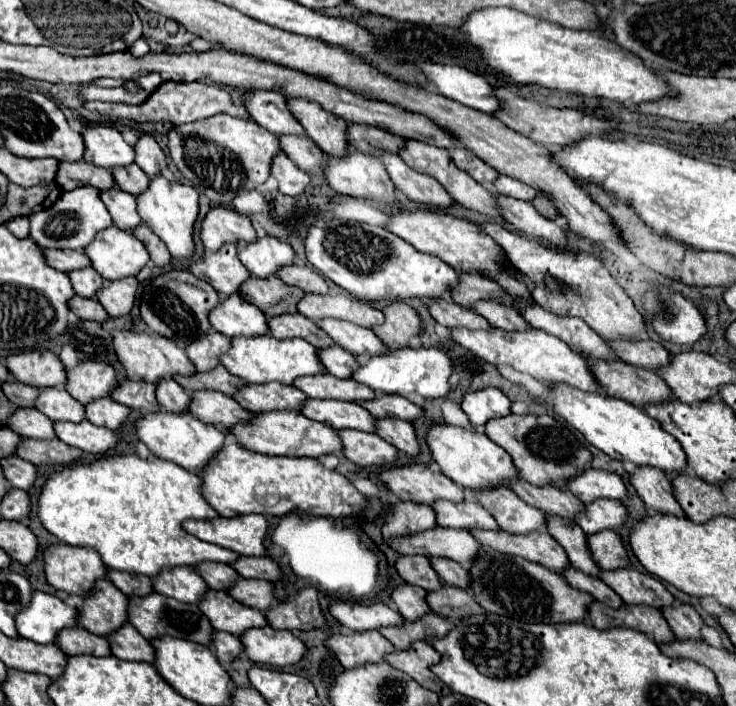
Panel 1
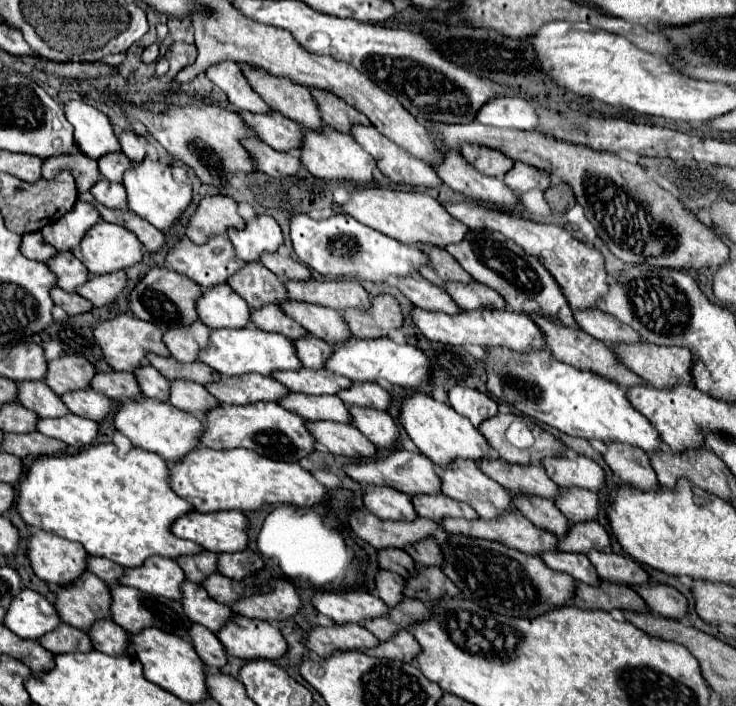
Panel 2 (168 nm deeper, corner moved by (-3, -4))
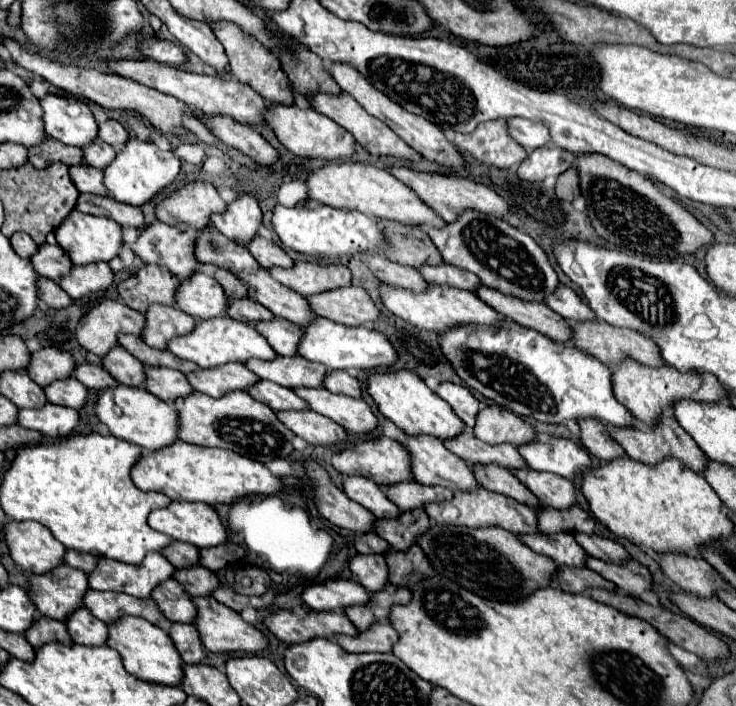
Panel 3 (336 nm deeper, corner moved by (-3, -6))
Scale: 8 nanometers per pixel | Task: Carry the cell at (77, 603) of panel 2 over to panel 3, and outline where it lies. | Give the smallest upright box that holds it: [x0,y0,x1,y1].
[27,565,89,621]

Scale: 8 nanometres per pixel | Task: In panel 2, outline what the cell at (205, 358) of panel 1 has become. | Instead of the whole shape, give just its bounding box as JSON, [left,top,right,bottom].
[163,321,209,363]

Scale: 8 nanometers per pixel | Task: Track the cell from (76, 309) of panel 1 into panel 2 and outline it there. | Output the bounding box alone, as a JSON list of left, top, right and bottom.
[51,287,93,315]

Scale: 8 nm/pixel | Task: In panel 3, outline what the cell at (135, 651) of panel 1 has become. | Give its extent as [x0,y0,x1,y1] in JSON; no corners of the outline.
[65,607,107,645]

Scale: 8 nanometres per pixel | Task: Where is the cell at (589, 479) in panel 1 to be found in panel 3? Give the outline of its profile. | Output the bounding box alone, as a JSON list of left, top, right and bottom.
[517,437,591,479]

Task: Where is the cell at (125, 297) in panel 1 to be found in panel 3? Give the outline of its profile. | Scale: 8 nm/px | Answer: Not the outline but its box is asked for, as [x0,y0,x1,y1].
[59,263,113,299]

